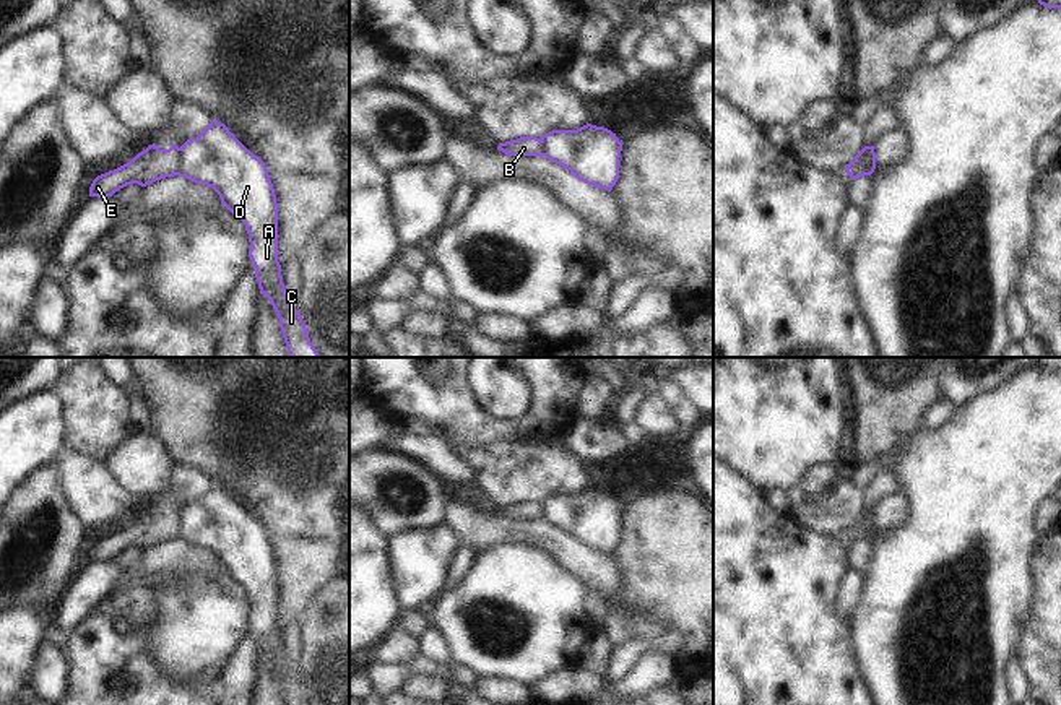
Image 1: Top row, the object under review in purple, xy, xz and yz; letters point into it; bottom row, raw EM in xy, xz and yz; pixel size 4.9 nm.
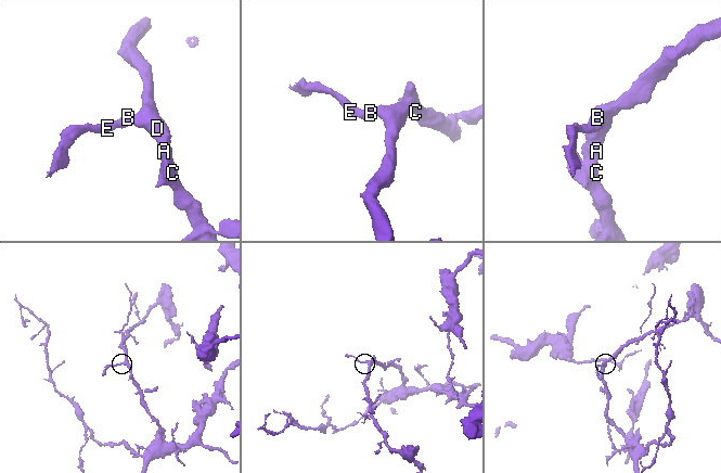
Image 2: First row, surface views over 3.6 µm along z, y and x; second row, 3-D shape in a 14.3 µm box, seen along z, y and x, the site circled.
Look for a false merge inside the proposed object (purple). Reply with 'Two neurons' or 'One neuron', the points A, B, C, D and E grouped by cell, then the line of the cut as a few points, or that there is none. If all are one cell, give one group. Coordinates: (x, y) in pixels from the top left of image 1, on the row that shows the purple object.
Two neurons. Groups: A C D / B E. Split along xy (179, 148), (176, 174).

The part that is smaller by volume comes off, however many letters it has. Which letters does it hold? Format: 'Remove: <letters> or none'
Remove: B, E

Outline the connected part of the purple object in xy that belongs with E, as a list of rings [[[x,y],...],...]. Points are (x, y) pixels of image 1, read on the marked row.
[[[153,143],[130,162],[97,175],[89,187],[89,197],[112,197],[132,184],[146,187],[156,180],[177,175],[177,169],[179,146],[172,145],[169,149],[159,149]]]

